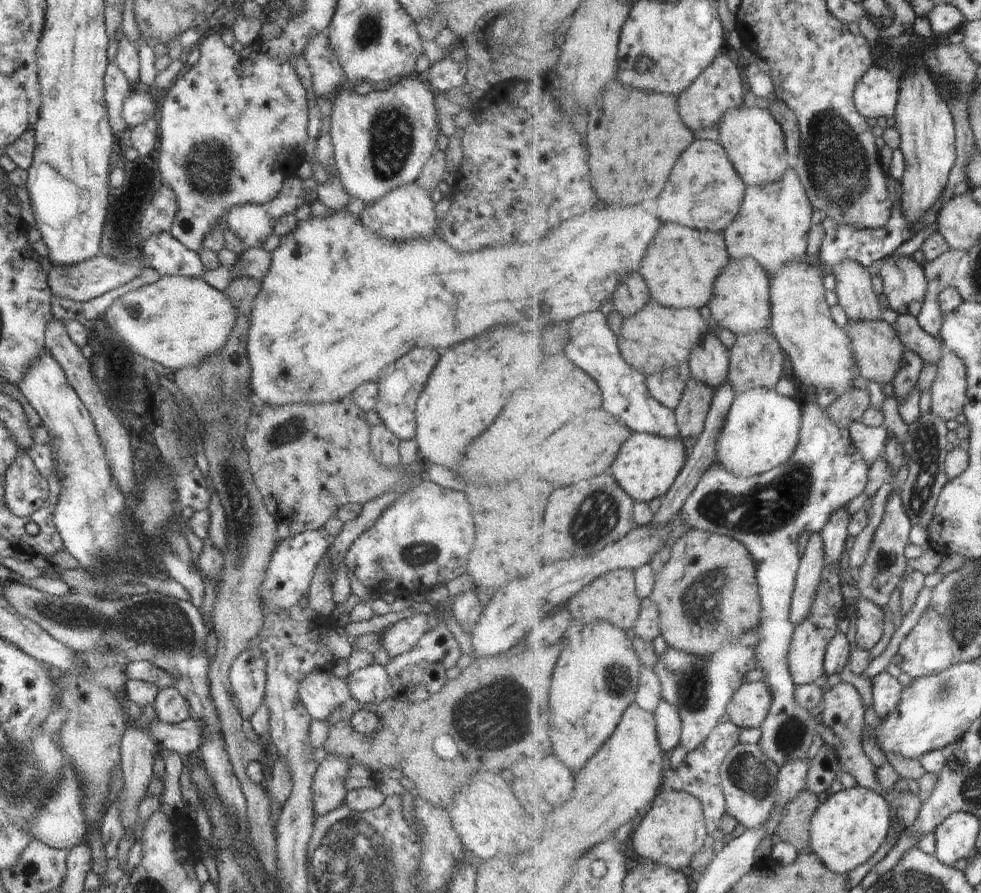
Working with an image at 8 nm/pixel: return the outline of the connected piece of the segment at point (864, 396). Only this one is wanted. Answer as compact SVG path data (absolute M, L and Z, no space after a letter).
M854 387L840 398L835 398L832 404L826 405L826 409L836 424L849 428L853 422L862 421L870 406L873 404L869 389Z

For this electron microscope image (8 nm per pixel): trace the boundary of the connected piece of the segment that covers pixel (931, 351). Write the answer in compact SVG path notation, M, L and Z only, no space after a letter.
M901 313L893 324L900 340L904 343L906 352L918 353L925 361L936 363L938 366L943 356L948 352L943 348L944 340L931 335L912 313Z

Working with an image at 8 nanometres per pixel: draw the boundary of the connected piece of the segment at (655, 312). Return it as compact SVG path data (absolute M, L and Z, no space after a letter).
M652 298L643 311L625 317L621 332L618 337L624 360L645 375L651 375L668 367L688 363L691 354L707 338L710 330L699 309L667 307Z

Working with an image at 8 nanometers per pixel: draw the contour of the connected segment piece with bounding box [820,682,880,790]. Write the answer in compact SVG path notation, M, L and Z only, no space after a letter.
M840 682L829 689L822 704L823 712L820 716L824 726L824 735L830 742L837 746L837 755L841 760L842 770L849 772L858 781L859 785L872 790L878 790L880 781L878 780L876 764L872 758L866 754L864 744L858 741L862 738L864 731L864 720L866 720L866 704L858 688L851 683Z

